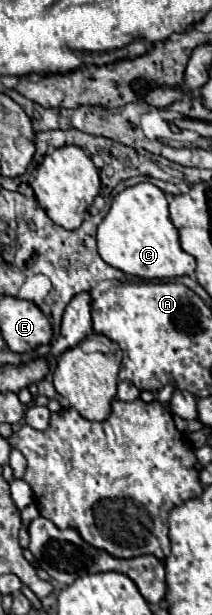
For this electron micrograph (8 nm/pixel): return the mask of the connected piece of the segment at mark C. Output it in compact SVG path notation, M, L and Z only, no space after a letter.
M150 182L128 186L114 196L112 206L96 232L100 258L138 278L146 280L170 280L178 276L194 276L196 260L182 250L176 226L168 216L168 202L160 188Z

